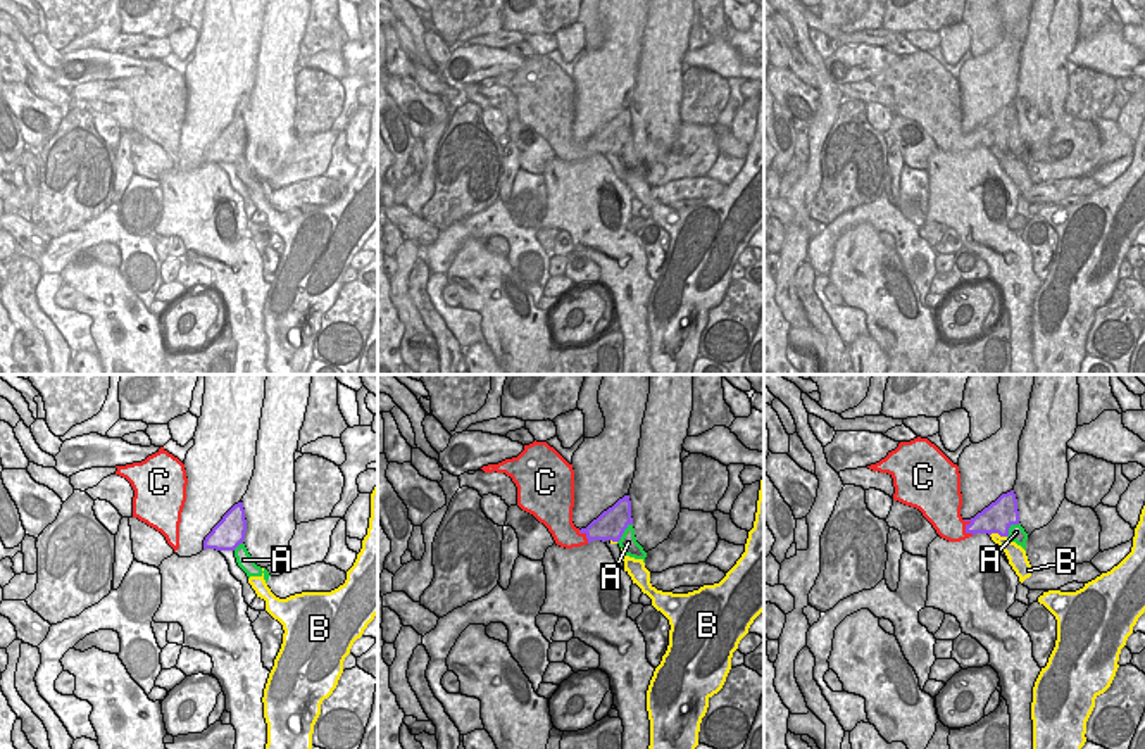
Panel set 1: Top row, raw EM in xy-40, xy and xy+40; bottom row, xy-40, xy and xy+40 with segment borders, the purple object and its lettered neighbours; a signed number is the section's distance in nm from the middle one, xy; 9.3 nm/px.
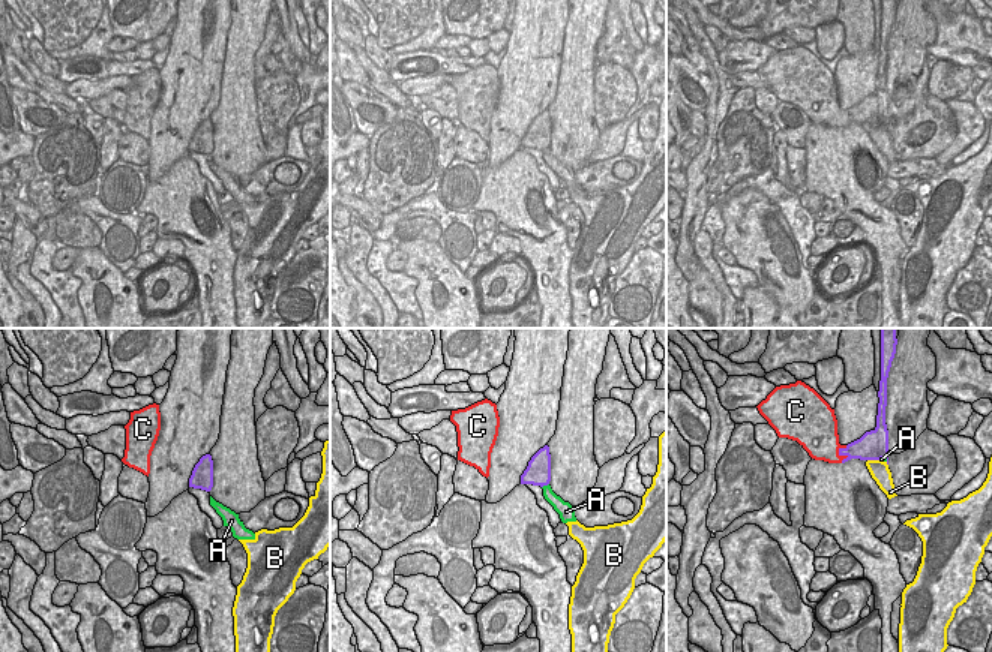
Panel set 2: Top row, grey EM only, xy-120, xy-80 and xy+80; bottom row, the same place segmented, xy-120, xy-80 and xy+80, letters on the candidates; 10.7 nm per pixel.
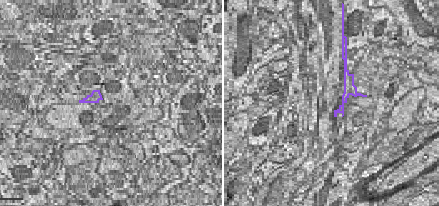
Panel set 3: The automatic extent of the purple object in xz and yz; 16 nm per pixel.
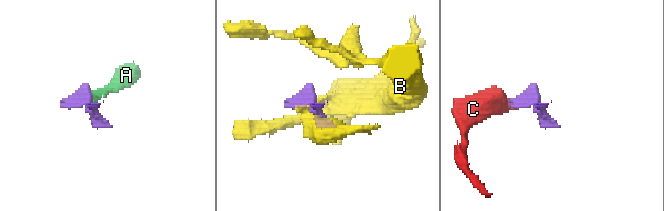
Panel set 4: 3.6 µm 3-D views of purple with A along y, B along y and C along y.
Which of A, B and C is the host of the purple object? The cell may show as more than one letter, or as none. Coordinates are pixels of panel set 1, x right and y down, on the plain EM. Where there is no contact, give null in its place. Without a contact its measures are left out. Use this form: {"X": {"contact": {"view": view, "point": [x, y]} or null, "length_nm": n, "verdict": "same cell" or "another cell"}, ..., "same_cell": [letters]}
{"A": {"contact": {"view": "xy", "point": [623, 145]}, "length_nm": 240, "verdict": "same cell"}, "B": {"contact": {"view": "xy+40", "point": [999, 147]}, "length_nm": 160, "verdict": "another cell"}, "C": {"contact": {"view": "xy+40", "point": [966, 142]}, "length_nm": 180, "verdict": "another cell"}, "same_cell": ["A"]}

